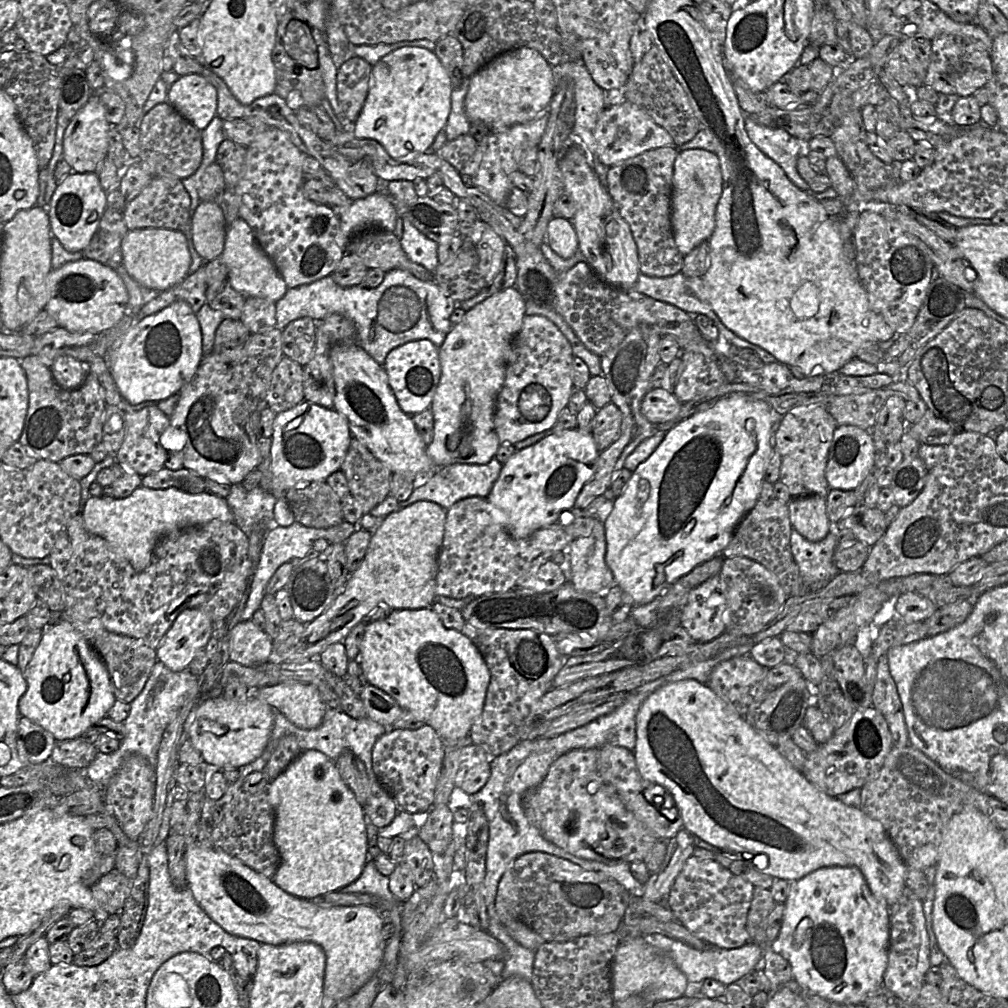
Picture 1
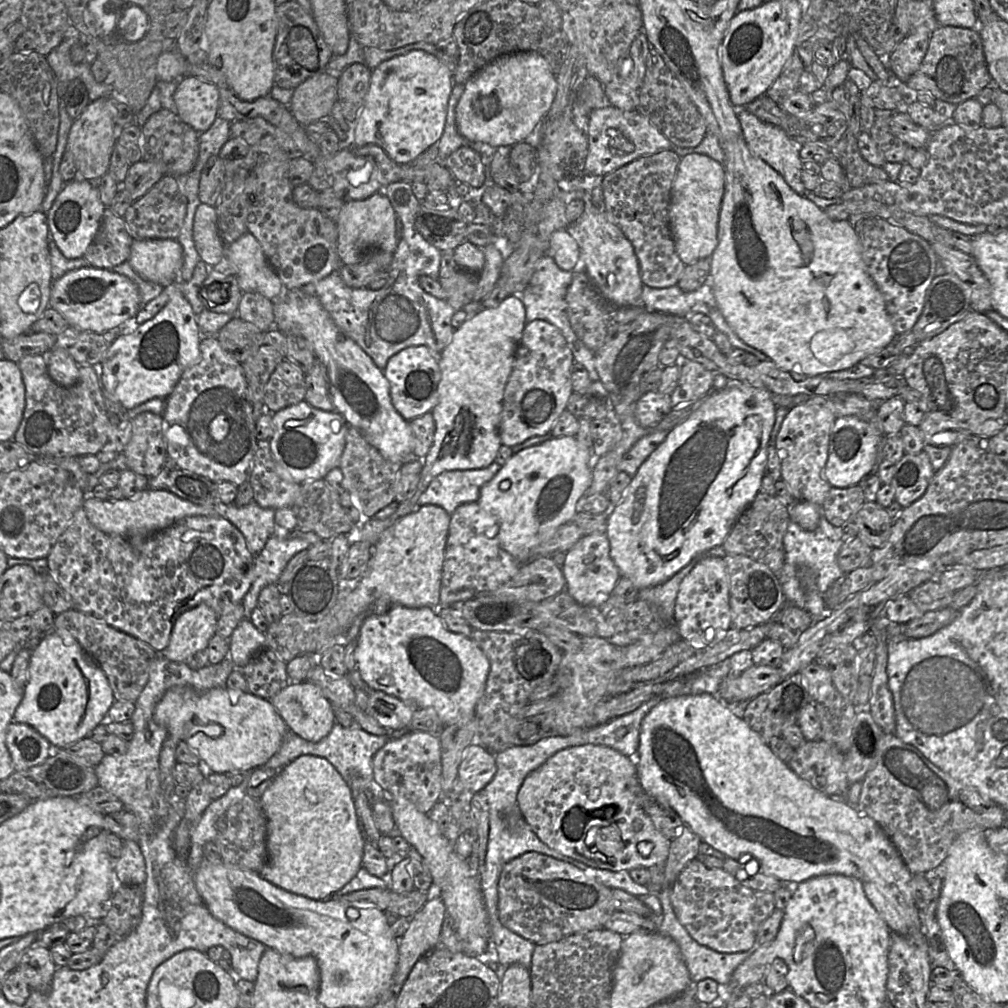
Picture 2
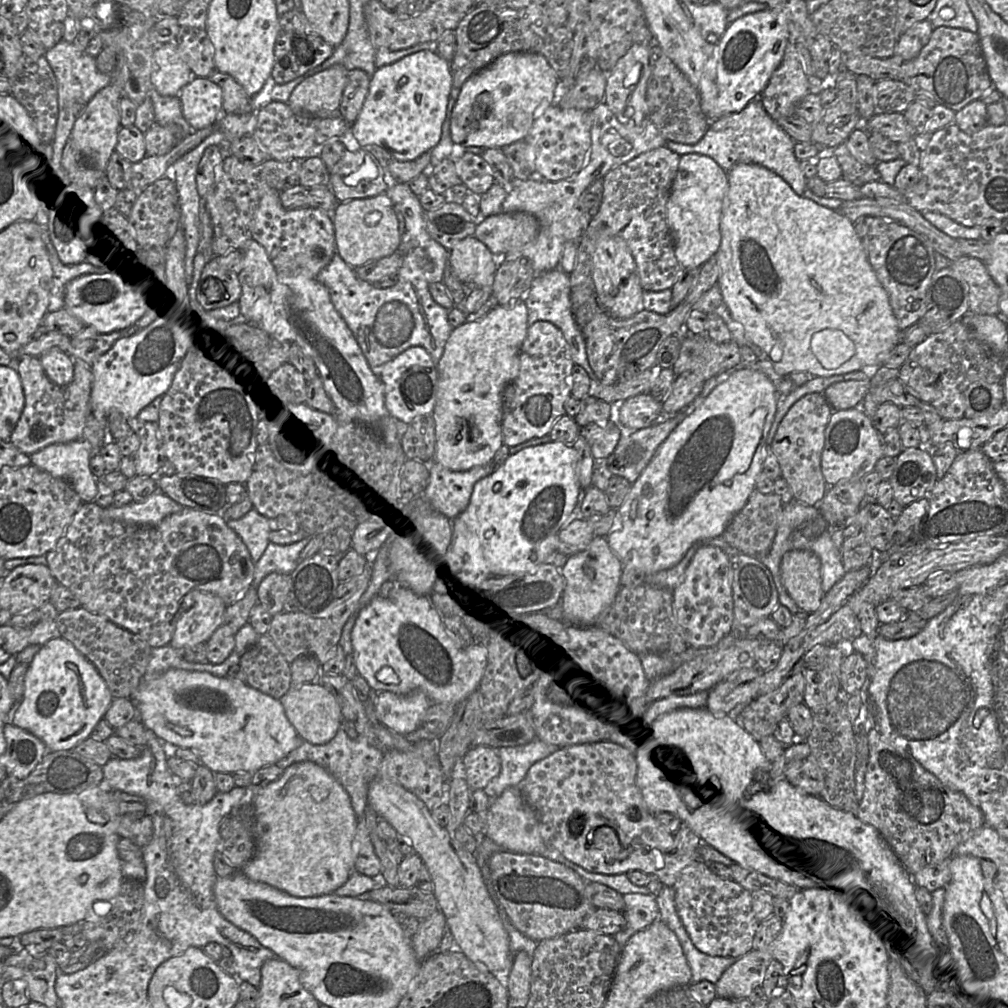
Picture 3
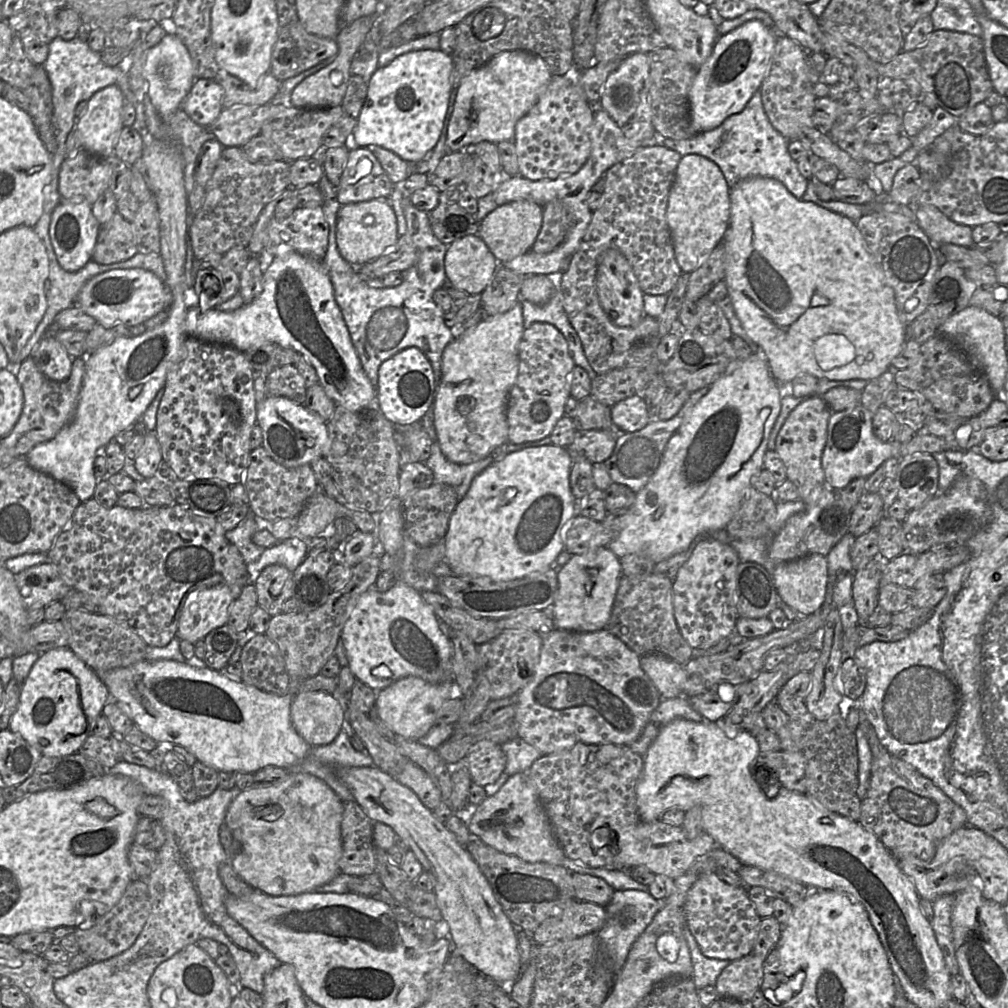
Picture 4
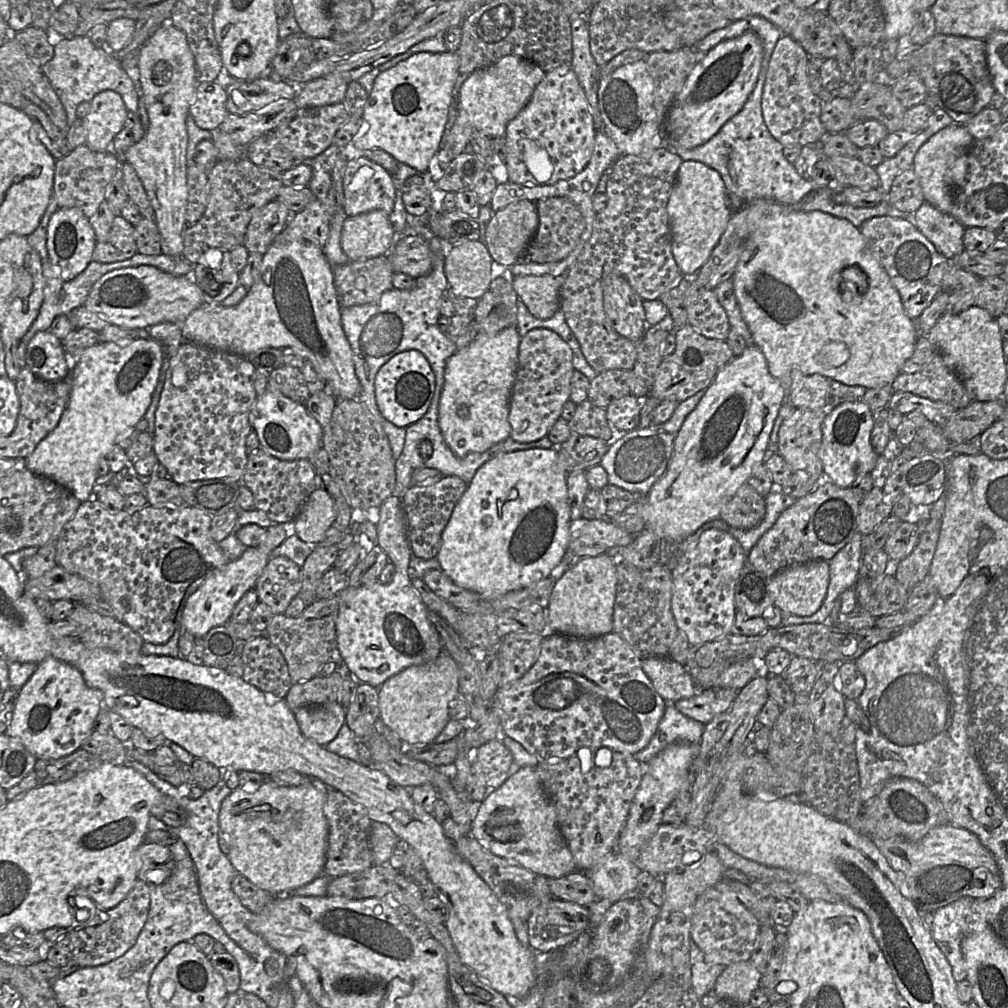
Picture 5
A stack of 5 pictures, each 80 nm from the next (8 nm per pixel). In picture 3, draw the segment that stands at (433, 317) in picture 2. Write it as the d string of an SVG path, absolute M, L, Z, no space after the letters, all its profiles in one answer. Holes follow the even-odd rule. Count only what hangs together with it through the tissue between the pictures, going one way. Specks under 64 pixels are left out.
M391 183L386 193L393 202L394 211L399 210L405 220L405 233L402 238L398 220L400 245L396 251L402 256L402 266L397 272L397 283L382 289L360 279L355 268L348 265L337 251L335 251L330 263L322 268L316 276L316 279L328 289L335 309L353 333L372 372L378 377L387 362L412 346L425 348L437 366L446 342L454 329L448 322L449 310L437 304L429 291L429 284L443 281L449 251L428 233L425 221L426 211L422 208L418 196L413 193L408 183Z

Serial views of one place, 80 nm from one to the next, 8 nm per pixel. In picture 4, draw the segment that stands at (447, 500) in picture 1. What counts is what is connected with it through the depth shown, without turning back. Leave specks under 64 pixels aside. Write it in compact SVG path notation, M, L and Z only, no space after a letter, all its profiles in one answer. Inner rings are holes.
M434 402L420 420L420 423L433 442L431 455L424 463L434 474L434 484L451 486L456 491L460 501L468 492L473 479L485 468L494 463L494 459L488 455L471 464L457 464L449 461L442 453L437 437L434 425Z

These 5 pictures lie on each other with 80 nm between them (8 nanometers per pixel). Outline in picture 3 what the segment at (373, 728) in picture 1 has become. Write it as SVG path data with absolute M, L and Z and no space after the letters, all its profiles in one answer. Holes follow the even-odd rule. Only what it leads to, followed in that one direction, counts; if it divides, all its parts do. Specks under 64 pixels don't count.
M340 727L332 740L323 745L314 745L307 741L291 751L287 756L279 760L276 765L283 770L290 765L311 761L325 768L335 779L337 779L347 791L351 805L356 814L365 817L365 809L368 805L367 795L371 781L378 776L379 766L384 756L384 750L370 745L364 737L360 735L356 739L351 739Z

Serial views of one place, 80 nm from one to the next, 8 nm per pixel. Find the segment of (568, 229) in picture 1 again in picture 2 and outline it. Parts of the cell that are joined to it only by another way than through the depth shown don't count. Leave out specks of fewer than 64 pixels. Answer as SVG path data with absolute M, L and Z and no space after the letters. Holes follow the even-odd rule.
M567 229L554 231L550 237L548 255L564 271L578 272L583 270L581 254L576 237Z

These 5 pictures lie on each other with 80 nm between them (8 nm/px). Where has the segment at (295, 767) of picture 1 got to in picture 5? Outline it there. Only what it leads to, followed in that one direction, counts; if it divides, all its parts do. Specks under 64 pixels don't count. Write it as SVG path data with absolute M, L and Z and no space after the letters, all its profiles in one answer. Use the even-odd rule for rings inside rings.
M319 779L300 786L278 786L262 782L256 789L237 787L222 801L219 837L229 846L228 859L236 872L275 897L301 887L323 874L328 843L328 823L323 812L325 785Z

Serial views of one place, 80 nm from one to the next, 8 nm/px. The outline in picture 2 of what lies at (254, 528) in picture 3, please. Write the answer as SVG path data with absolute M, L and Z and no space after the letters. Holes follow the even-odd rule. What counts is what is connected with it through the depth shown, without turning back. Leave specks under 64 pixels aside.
M253 499L240 507L234 503L220 505L220 514L243 534L248 549L255 557L279 529L275 524L275 510L259 506Z

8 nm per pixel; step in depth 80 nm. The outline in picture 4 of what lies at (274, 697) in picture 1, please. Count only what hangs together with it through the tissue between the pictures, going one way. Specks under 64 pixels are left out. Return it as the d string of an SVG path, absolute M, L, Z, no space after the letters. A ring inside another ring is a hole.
M306 691L293 695L290 717L296 732L310 746L321 746L337 737L344 713L332 694Z

